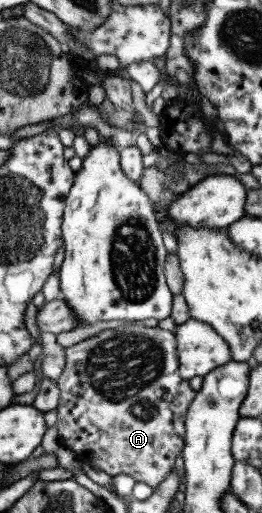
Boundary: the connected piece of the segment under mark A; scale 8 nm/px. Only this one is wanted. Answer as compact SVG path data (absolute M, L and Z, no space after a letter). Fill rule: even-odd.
M126 324L116 326L116 328L105 329L100 333L81 340L69 348L65 348L66 368L57 378L58 388L60 388L60 402L58 403L58 421L55 424L58 428L58 434L63 446L70 448L75 452L78 462L86 466L98 466L106 474L116 476L116 474L125 474L132 476L135 482L146 482L150 488L156 490L168 476L168 472L174 468L176 456L182 452L185 445L186 428L185 416L188 412L190 403L194 400L197 392L190 388L189 380L182 378L178 372L178 358L176 336L170 330L160 327L146 327L138 324Z

